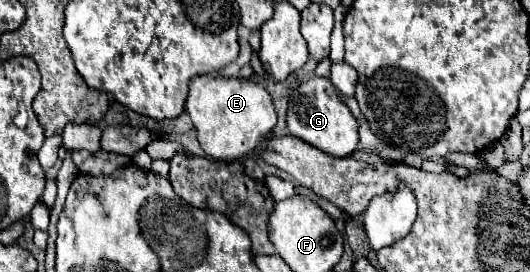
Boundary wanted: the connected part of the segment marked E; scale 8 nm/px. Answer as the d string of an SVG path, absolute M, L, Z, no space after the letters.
M214 75L194 77L190 81L186 111L192 117L204 153L222 161L236 161L248 155L276 125L276 113L268 91L258 83L236 77L230 79Z

